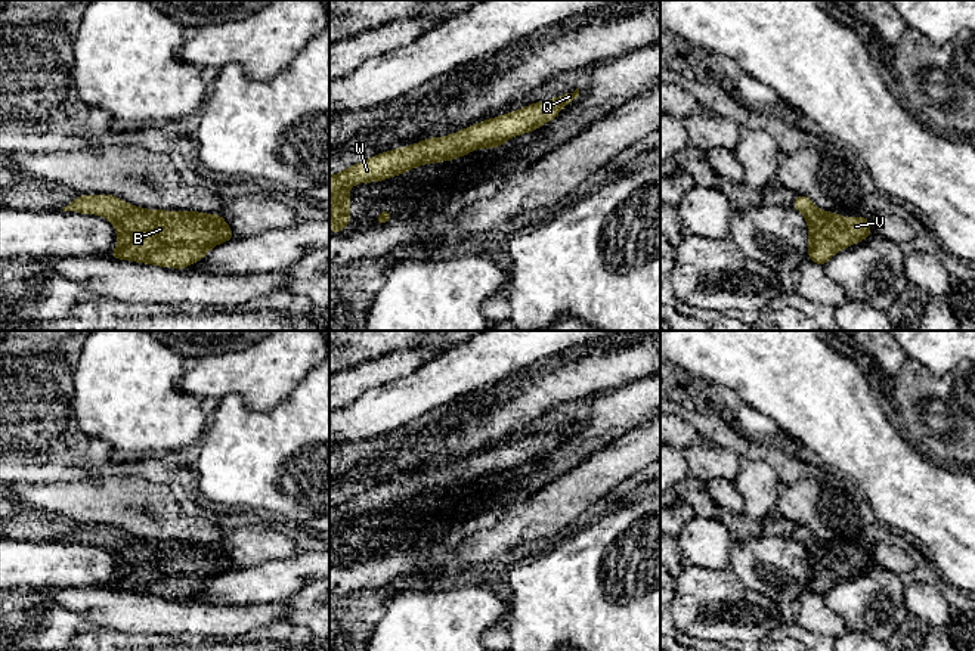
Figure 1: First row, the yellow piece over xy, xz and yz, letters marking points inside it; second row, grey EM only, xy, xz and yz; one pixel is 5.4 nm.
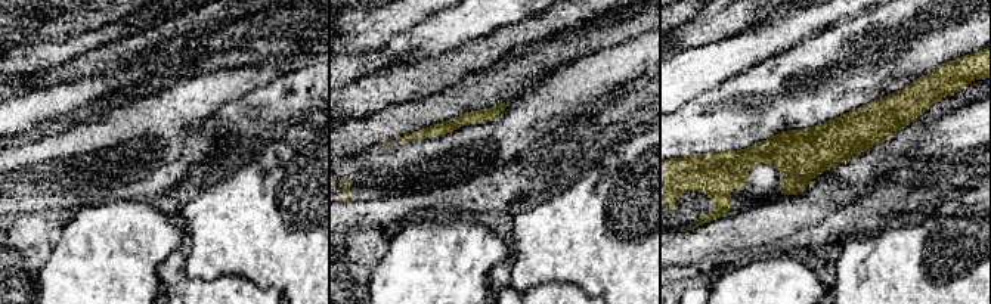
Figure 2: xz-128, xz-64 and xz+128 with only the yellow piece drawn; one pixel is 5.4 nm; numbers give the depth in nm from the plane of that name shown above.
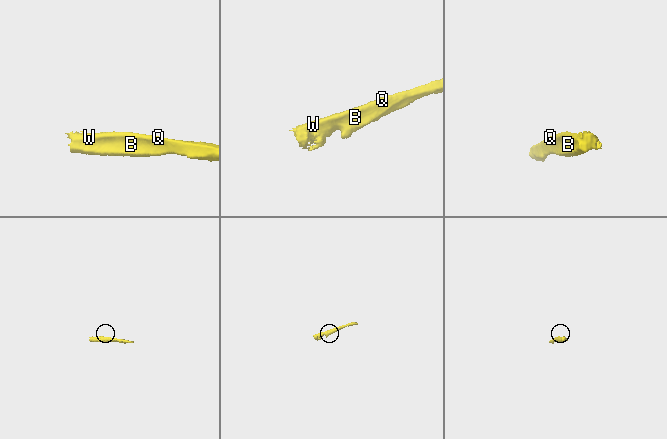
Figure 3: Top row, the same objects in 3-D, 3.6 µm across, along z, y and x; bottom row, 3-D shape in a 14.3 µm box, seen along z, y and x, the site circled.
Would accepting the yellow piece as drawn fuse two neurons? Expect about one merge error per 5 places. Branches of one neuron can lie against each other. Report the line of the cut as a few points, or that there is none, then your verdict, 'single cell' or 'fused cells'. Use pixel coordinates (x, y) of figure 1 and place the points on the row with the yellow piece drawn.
no cut | single cell

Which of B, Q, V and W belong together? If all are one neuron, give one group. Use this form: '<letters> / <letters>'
B Q V W

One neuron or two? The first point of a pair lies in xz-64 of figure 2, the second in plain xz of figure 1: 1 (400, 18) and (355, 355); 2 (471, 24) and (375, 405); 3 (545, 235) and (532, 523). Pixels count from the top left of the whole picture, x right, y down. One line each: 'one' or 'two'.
1: two
2: one
3: two

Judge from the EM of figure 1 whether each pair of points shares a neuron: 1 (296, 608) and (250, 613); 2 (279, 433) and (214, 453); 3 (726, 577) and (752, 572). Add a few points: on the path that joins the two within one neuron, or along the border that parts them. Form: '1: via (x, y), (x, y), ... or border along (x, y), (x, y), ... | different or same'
1: border along (285, 603), (285, 614), (281, 619) | different
2: via (263, 449), (259, 453), (231, 453) | same
3: border along (729, 566), (743, 583), (764, 595) | different

